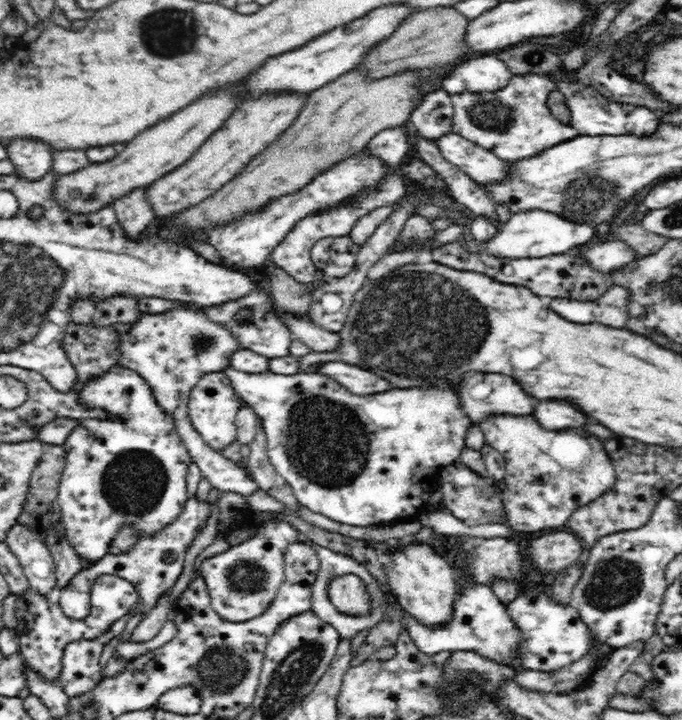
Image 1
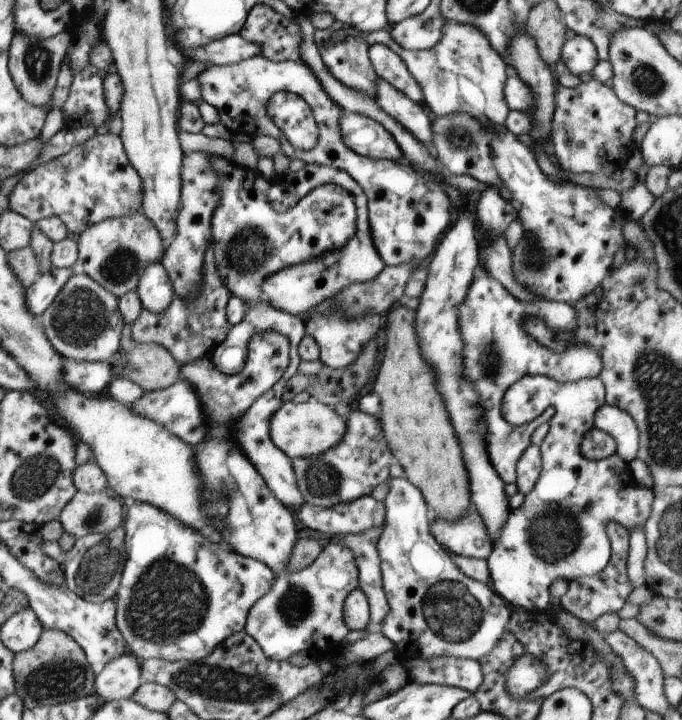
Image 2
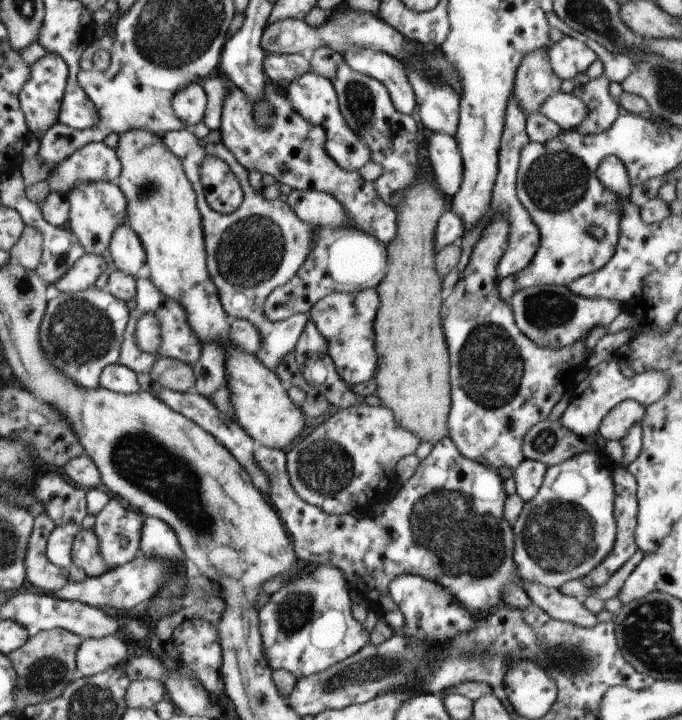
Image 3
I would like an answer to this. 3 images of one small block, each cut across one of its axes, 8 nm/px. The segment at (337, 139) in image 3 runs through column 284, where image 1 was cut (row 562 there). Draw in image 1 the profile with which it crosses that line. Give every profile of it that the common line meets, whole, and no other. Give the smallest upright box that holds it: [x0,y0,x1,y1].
[58,366,194,564]

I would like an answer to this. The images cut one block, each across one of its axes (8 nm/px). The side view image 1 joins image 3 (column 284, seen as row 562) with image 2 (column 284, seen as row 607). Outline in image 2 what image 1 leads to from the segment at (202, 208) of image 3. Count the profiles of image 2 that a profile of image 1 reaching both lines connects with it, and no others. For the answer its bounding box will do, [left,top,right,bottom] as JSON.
[209,154,357,508]

